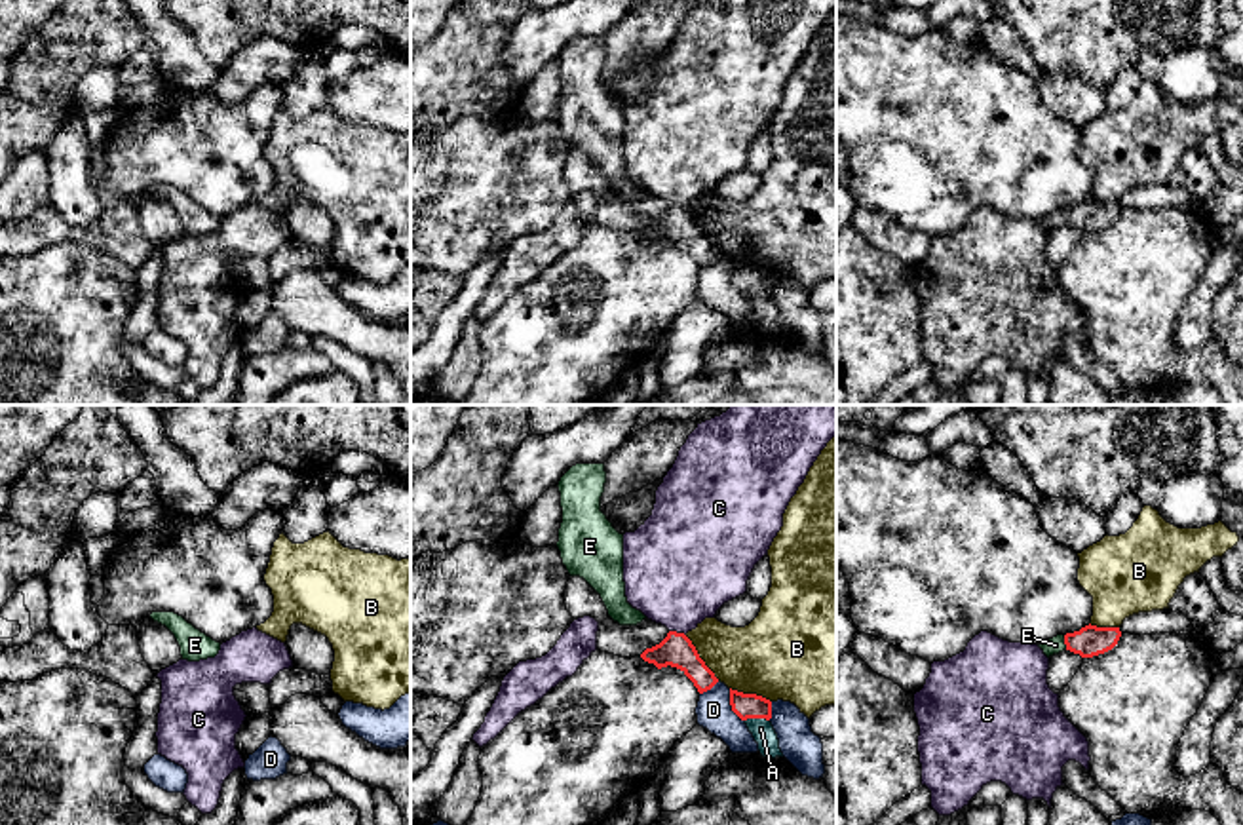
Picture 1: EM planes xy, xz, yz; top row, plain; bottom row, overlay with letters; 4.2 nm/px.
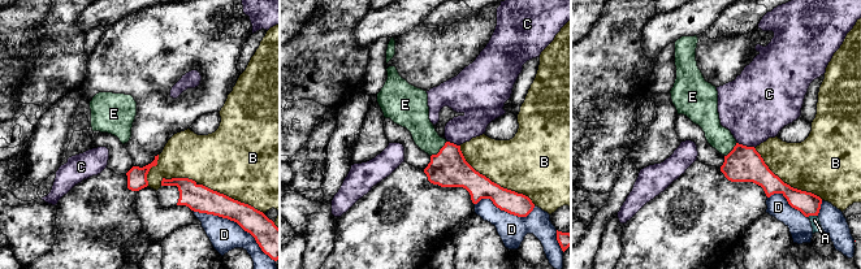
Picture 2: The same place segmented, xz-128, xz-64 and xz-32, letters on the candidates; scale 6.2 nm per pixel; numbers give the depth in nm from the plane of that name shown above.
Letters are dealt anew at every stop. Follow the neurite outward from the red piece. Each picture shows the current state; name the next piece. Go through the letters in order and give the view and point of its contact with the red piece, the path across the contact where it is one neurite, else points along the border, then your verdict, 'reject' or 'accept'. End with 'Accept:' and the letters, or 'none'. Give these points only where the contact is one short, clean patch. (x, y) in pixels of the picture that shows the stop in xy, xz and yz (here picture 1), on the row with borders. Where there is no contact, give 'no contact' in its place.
A: meets red in xz at (757, 717); border along xz (768, 719), (745, 721); reject
B: meets red in xz at (700, 658); reject
C: meets red in xz at (675, 632); border along xz (669, 630), (685, 635); reject
D: meets red in xz at (730, 704); reject
E: meets red in yz at (1065, 643); runs through yz (1090, 641), (1065, 643), (1055, 645); accept
Accept: E

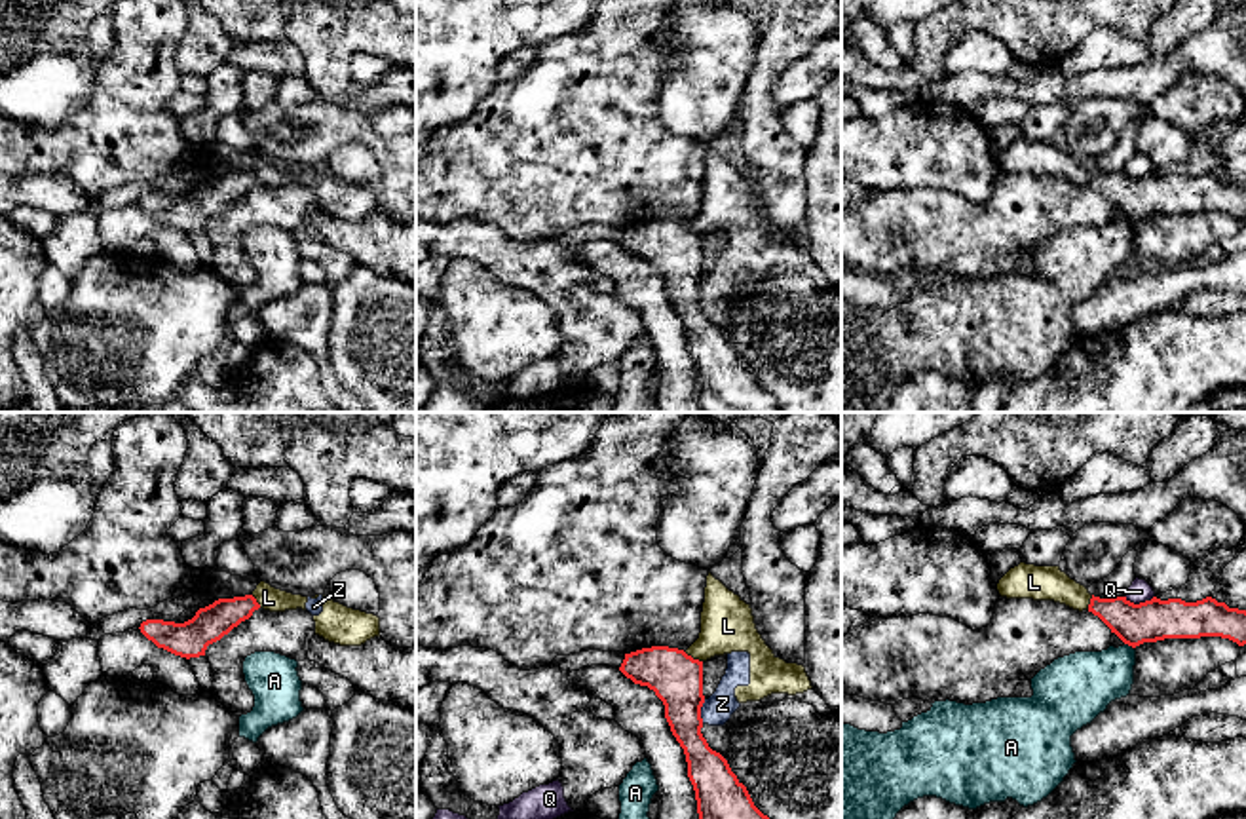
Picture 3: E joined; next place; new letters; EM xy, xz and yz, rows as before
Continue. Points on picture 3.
A: meets red in yz at (1129, 645); reject
L: meets red in xz at (692, 658); border along xz (684, 652), (701, 662); reject
Q: meets red in yz at (1140, 603); border along yz (1153, 595), (1138, 603), (1125, 599); reject
Z: meets red in xz at (699, 711); border along xz (705, 700), (701, 723); reject
Accept: none

